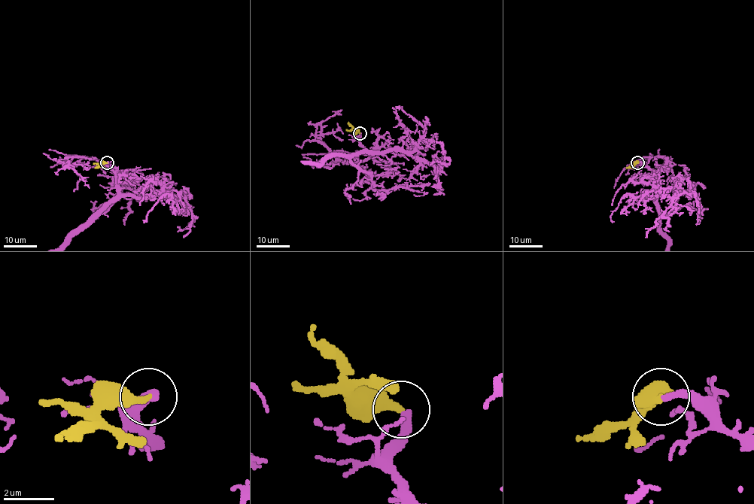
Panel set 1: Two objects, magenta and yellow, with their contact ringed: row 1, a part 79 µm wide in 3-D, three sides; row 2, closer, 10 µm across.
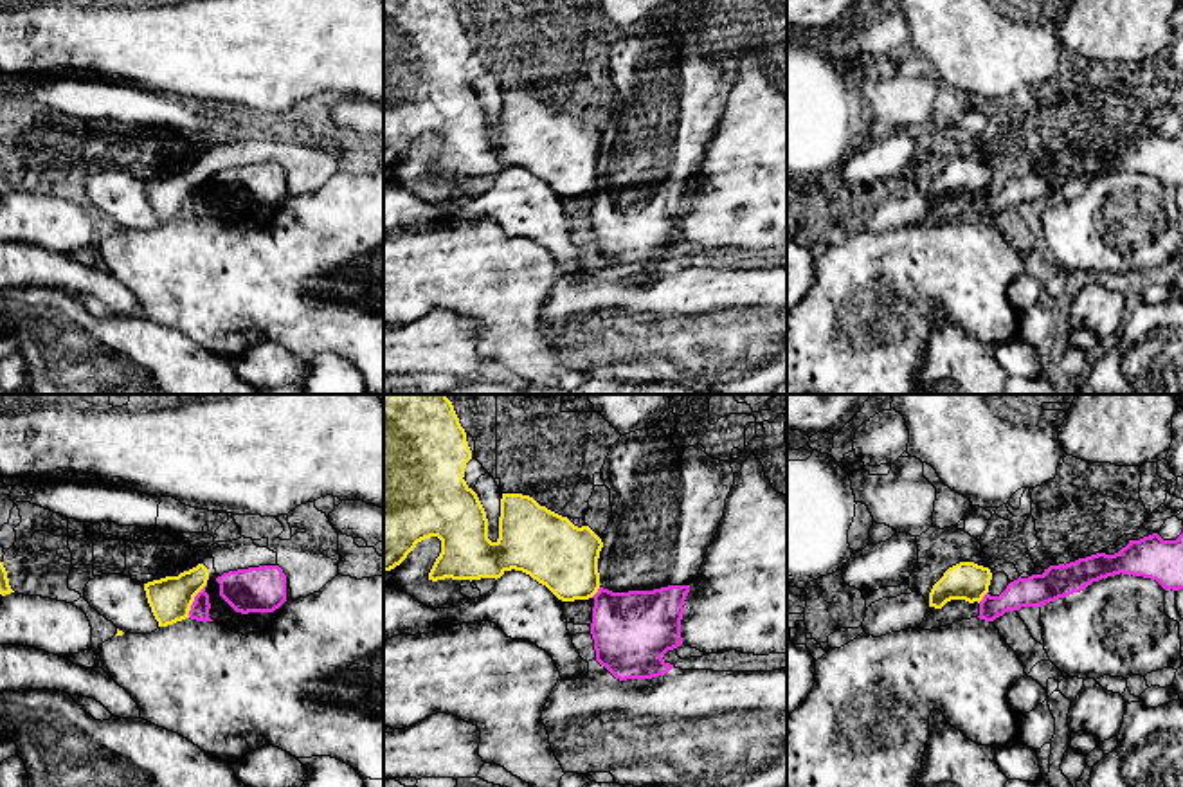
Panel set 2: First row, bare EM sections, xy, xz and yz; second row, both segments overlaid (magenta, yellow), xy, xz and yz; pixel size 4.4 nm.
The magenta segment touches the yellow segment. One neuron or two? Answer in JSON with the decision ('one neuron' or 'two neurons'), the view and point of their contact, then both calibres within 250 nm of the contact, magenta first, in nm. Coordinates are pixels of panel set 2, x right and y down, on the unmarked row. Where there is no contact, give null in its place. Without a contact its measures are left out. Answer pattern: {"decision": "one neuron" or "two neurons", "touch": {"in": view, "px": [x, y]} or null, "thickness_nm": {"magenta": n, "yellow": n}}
{"decision": "two neurons", "touch": {"in": "xy", "px": [195, 197]}, "thickness_nm": {"magenta": 80, "yellow": 190}}

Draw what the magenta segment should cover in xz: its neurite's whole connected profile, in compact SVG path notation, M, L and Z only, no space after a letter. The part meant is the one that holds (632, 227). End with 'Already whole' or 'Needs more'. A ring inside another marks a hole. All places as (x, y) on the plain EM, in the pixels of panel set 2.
M670 9L654 25L621 32L601 65L612 115L601 130L591 231L596 258L619 277L652 276L673 265L663 254L682 241L682 202L735 81L731 59L708 52L702 41L677 45L672 40L675 23L675 11Z. Needs more

